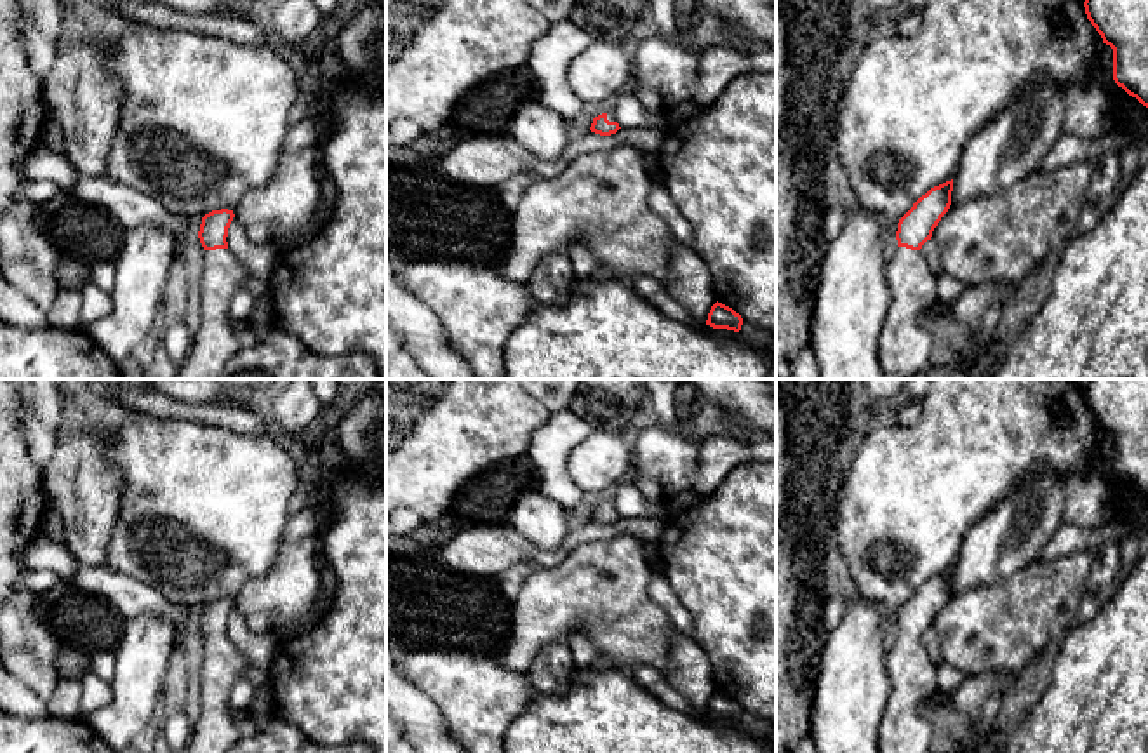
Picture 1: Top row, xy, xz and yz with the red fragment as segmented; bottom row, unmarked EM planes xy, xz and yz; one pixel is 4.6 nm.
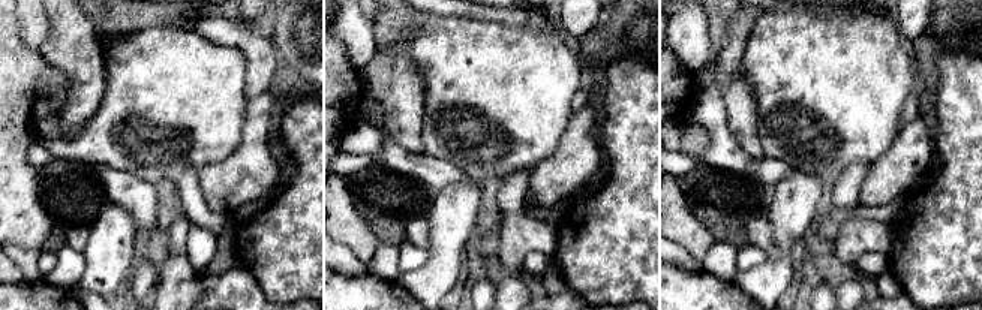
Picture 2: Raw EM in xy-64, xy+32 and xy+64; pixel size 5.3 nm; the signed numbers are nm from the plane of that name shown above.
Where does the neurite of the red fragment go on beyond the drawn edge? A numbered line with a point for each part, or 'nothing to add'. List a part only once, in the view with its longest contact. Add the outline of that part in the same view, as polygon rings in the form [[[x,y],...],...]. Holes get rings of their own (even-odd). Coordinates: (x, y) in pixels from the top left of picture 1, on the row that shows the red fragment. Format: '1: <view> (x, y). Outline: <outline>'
1: xy (214, 341). Outline: [[[230,249],[204,250],[204,270],[197,277],[200,325],[176,379],[219,379],[228,360],[242,348],[237,323],[230,317],[231,297],[240,289],[266,294],[268,282],[244,268]]]

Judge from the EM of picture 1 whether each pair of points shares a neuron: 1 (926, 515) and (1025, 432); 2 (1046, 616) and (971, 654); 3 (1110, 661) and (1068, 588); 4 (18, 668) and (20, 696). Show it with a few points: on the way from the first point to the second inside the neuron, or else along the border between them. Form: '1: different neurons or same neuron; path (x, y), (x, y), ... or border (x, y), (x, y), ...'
1: same neuron; path (950, 491), (1001, 440)
2: same neuron; path (1027, 616), (999, 626), (990, 635)
3: different neurons; border (1077, 623), (1063, 639)
4: different neurons; border (18, 679), (46, 703)

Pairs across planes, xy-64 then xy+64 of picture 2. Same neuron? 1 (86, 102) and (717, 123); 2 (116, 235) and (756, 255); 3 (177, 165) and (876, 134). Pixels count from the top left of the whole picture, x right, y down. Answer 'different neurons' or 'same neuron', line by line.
1: different neurons
2: different neurons
3: same neuron

